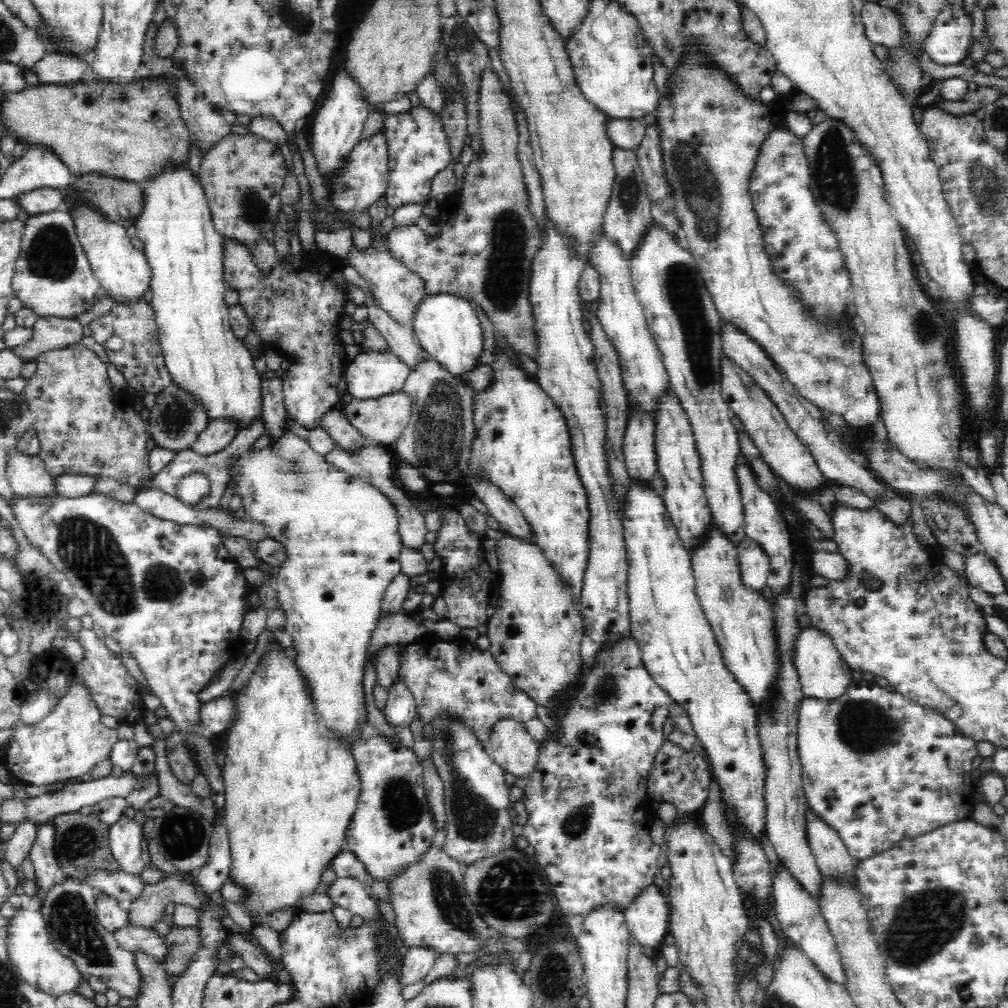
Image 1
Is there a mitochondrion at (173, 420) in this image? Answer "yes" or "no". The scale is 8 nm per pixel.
yes

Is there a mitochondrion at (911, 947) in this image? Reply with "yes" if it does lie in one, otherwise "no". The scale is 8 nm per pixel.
yes

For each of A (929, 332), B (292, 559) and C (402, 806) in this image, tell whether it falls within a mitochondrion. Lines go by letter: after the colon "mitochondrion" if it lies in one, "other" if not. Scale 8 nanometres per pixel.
A: mitochondrion
B: other
C: mitochondrion

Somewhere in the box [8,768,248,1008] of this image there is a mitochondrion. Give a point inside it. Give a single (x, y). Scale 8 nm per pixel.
(70, 920)

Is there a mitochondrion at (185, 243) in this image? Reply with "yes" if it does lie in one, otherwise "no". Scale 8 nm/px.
no

